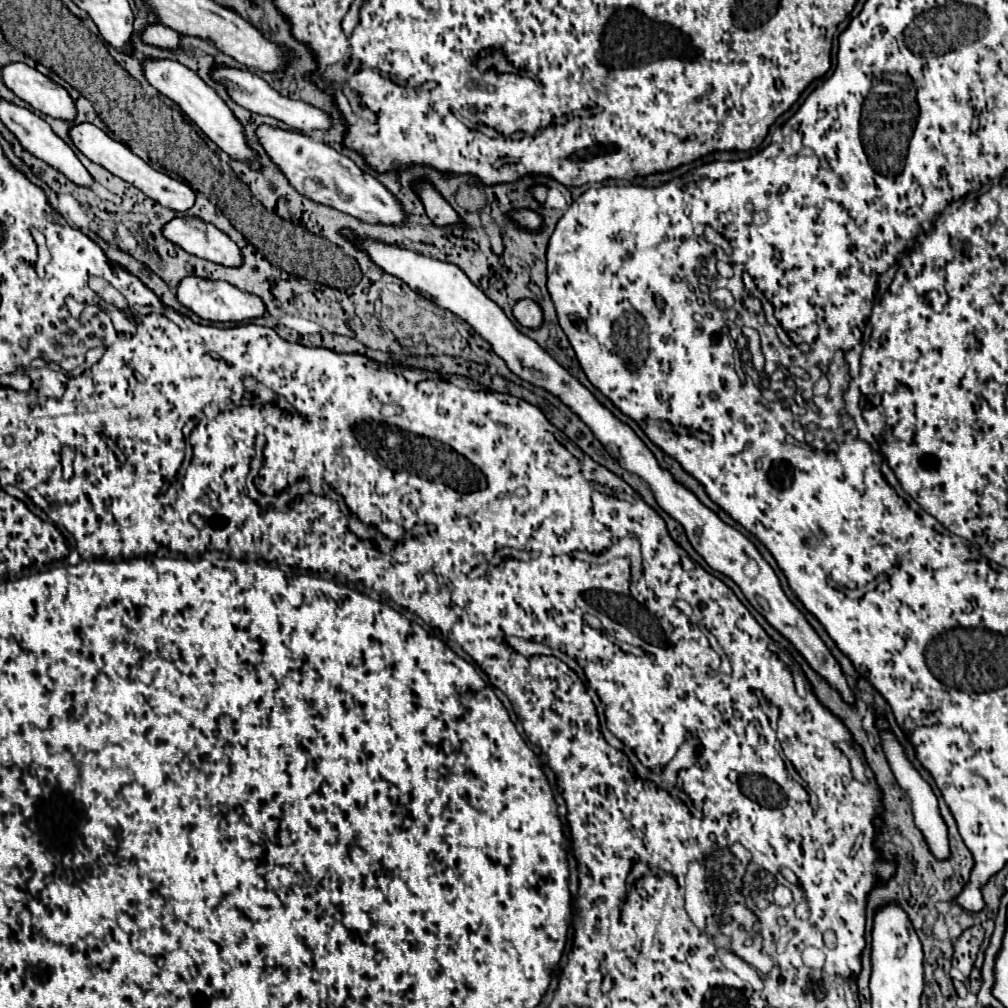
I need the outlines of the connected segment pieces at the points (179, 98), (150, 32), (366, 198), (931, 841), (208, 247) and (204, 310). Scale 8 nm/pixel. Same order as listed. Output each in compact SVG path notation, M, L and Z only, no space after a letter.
M148 60L144 64L144 74L146 80L164 96L168 96L170 100L174 100L186 116L190 116L190 120L212 140L216 142L226 154L230 154L232 158L238 160L246 160L252 162L252 168L258 168L256 164L256 154L252 154L252 150L246 148L244 144L244 134L242 134L242 126L240 122L232 116L230 108L224 104L224 100L192 70L188 70L186 66L182 66L176 60Z
M150 22L146 28L138 34L142 44L150 44L162 50L180 50L180 34L172 28L168 28L162 22Z
M270 124L258 126L256 138L268 154L268 158L280 168L280 172L286 176L292 188L296 188L296 192L300 192L304 198L332 206L364 222L400 224L404 220L404 210L400 202L374 176L360 170L350 158L338 154L324 142L314 142L302 132L282 130Z
M878 714L878 728L880 728L880 732L882 732L882 746L884 746L886 758L888 758L888 762L890 762L890 768L892 768L898 784L900 784L900 786L908 792L908 796L912 798L912 812L914 812L914 822L916 822L916 826L922 830L922 834L924 834L924 838L926 838L932 854L934 854L936 858L948 858L948 832L946 832L946 824L942 822L942 816L940 816L940 812L938 812L938 800L936 800L932 788L920 778L920 774L918 774L918 772L912 768L912 764L906 760L902 746L900 746L900 744L896 742L896 738L888 732L888 724L886 724L884 716L880 716L880 714Z
M176 216L168 220L162 228L164 238L184 248L188 254L222 264L240 266L242 256L236 242L232 242L216 226L196 218L196 216Z
M186 276L184 280L180 280L176 288L176 298L182 306L186 306L194 314L210 322L242 322L242 320L262 316L264 312L264 302L258 296L242 292L228 282L212 282L212 280L204 280L196 276Z

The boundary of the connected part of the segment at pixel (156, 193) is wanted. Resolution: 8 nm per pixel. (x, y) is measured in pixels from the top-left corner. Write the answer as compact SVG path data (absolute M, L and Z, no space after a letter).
M90 122L72 124L68 134L70 134L70 138L72 138L72 144L74 144L86 158L90 158L92 162L104 166L104 168L106 168L108 172L112 172L114 176L118 176L118 178L130 182L132 186L140 188L146 196L150 196L150 198L156 200L158 204L162 204L162 206L166 206L166 208L172 208L172 210L176 210L176 212L186 212L186 210L194 204L194 190L192 190L188 184L180 182L180 180L174 180L174 178L170 178L170 176L164 174L164 172L158 172L158 170L150 168L142 158L138 158L136 154L132 154L122 142L112 140L106 132L102 132L102 130L96 128L94 124L90 124Z

